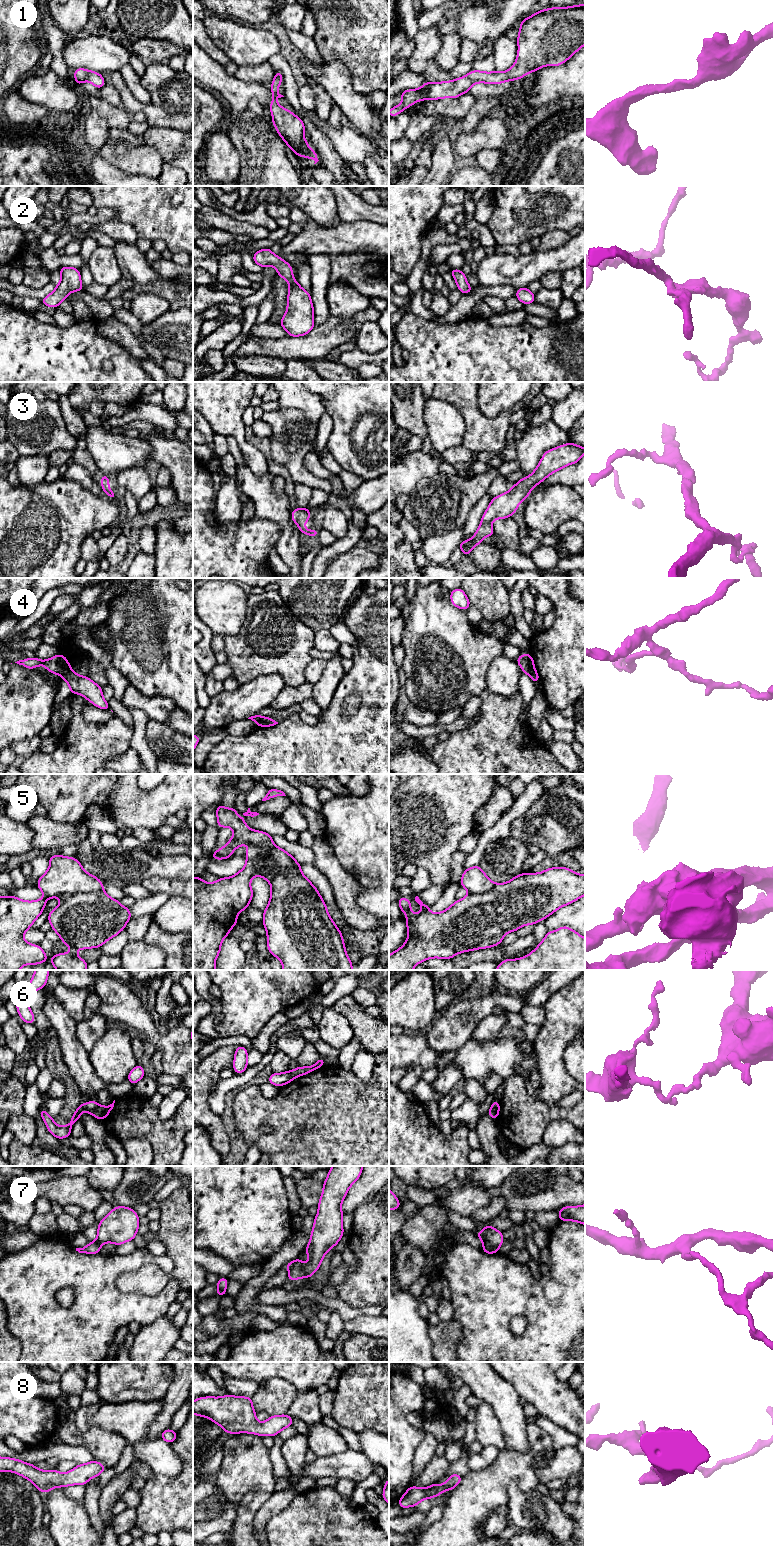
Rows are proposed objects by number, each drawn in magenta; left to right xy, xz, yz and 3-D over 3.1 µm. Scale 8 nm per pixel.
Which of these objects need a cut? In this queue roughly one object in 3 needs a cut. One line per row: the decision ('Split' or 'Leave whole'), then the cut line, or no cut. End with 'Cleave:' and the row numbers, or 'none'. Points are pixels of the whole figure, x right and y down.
1: Leave whole. No split
2: Leave whole. No split
3: Leave whole. No split
4: Split. Split along xy (70, 667), (62, 676)
5: Leave whole. No split
6: Split. Split along xy (99, 1105), (92, 1114)
7: Split. Split along yz (484, 1243), (498, 1246)
8: Leave whole. No split
Cleave: 4, 6, 7

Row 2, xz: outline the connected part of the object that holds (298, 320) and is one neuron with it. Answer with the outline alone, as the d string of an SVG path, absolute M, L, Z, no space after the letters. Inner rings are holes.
M270 248L258 250L252 259L262 268L275 267L277 275L284 278L290 287L287 296L287 310L279 325L288 332L290 337L307 335L315 326L314 307L310 293L293 278L291 265L275 255Z

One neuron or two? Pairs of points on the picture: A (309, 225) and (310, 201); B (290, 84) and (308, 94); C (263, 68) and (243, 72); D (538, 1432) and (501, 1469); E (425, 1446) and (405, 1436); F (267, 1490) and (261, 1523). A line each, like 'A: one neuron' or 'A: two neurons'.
A: two neurons
B: two neurons
C: one neuron
D: one neuron
E: two neurons
F: two neurons

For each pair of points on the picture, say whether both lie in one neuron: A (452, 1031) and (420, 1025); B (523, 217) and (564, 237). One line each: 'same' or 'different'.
A: different
B: different

